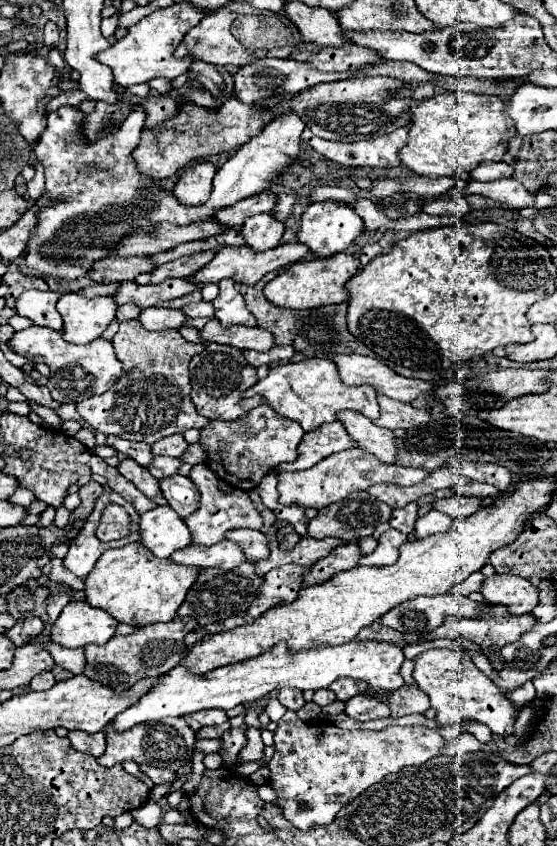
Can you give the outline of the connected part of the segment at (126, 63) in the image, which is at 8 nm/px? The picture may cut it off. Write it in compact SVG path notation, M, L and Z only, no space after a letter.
M173 3L167 9L153 11L143 21L133 25L121 41L117 41L107 51L99 53L95 59L99 59L101 63L105 63L113 69L115 83L119 83L121 87L131 87L135 83L147 83L153 77L165 77L165 79L179 77L189 69L189 65L195 59L193 57L175 59L175 49L179 47L179 43L183 41L187 31L193 29L197 25L197 21L201 21L203 15L205 13L199 7L195 7L193 3Z

